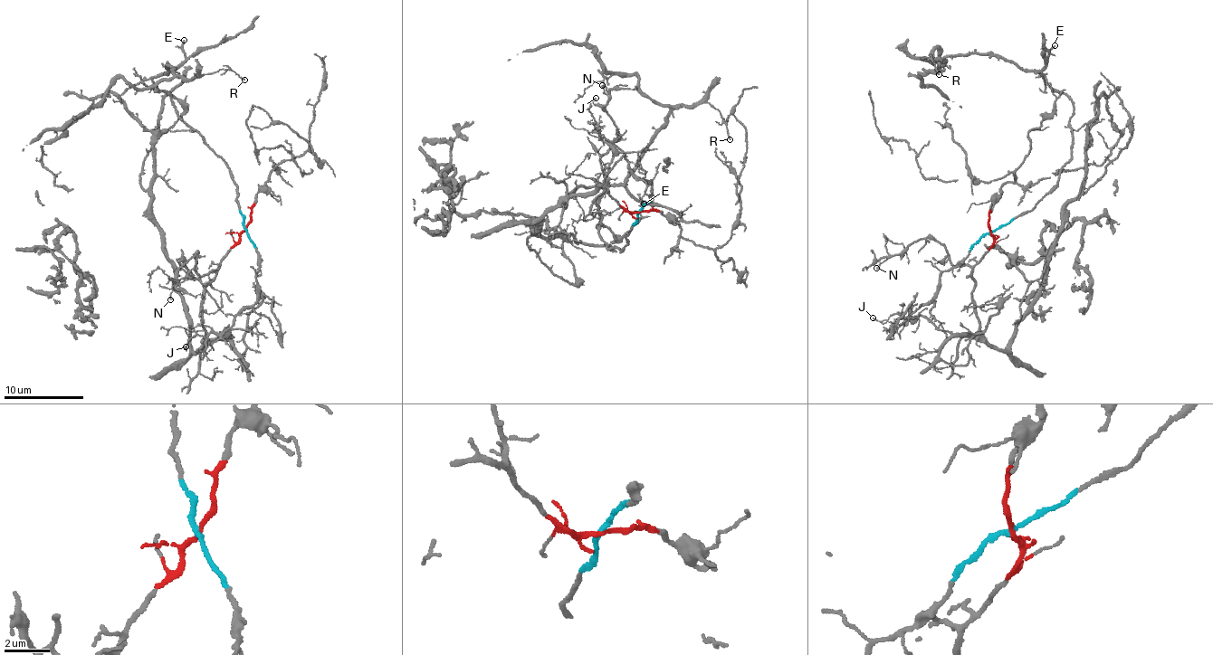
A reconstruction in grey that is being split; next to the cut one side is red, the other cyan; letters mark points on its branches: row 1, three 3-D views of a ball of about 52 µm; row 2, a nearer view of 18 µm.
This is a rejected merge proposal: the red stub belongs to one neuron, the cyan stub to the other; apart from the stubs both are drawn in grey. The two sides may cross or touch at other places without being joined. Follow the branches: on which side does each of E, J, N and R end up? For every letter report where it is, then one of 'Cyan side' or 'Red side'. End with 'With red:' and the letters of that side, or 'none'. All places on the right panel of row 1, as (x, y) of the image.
E: Place: (1055, 45). Cyan side
J: Place: (873, 318). Red side
N: Place: (876, 268). Red side
R: Place: (939, 74). Cyan side
With red: J, N

